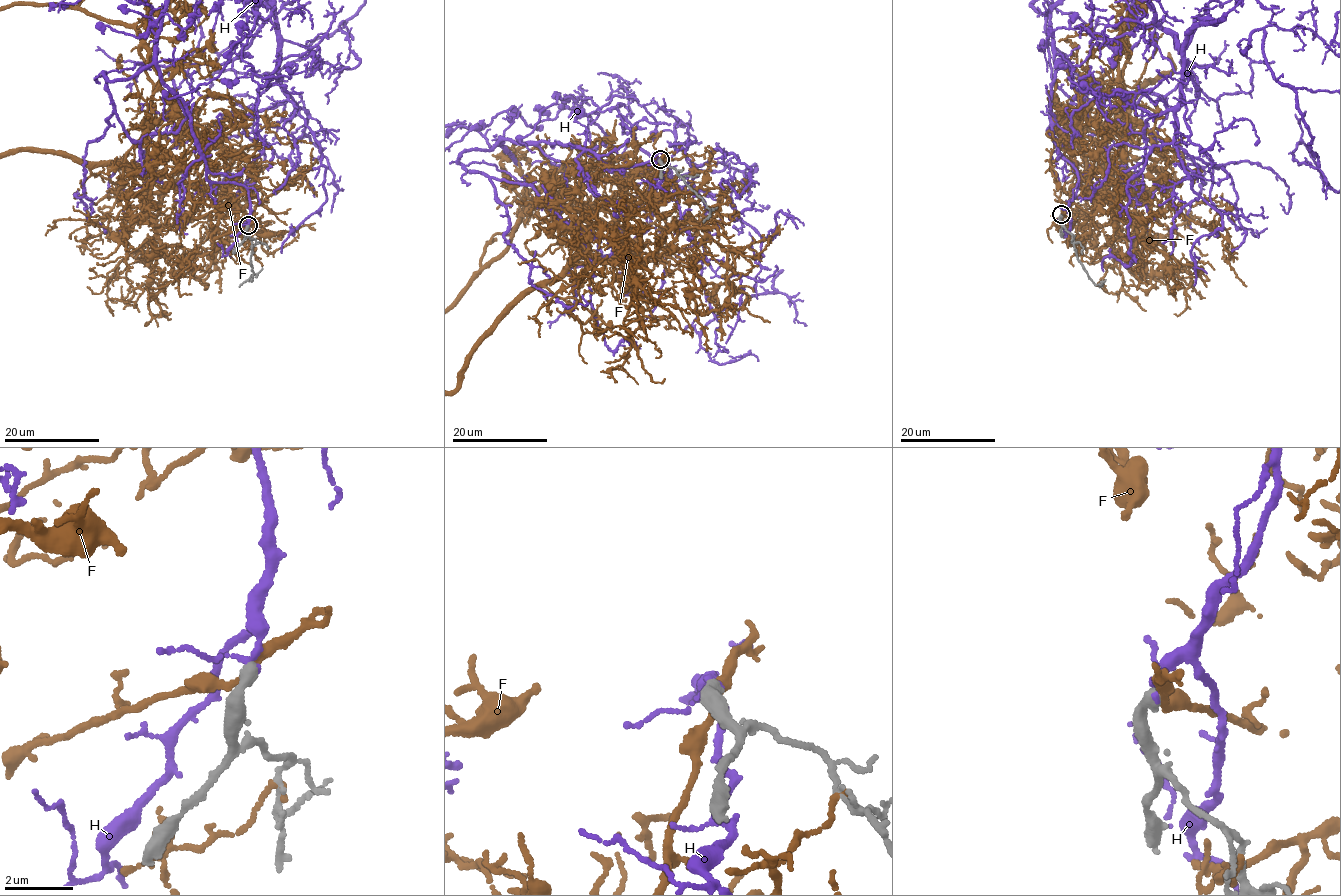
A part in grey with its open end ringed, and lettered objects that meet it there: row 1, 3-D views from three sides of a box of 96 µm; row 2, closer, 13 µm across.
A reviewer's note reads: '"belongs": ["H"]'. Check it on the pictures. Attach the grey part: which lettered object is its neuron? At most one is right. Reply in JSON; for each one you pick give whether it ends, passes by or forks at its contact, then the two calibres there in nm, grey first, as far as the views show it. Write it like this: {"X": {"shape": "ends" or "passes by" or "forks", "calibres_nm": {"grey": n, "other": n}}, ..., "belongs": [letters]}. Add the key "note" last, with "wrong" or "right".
{"belongs": [], "note": "wrong"}

